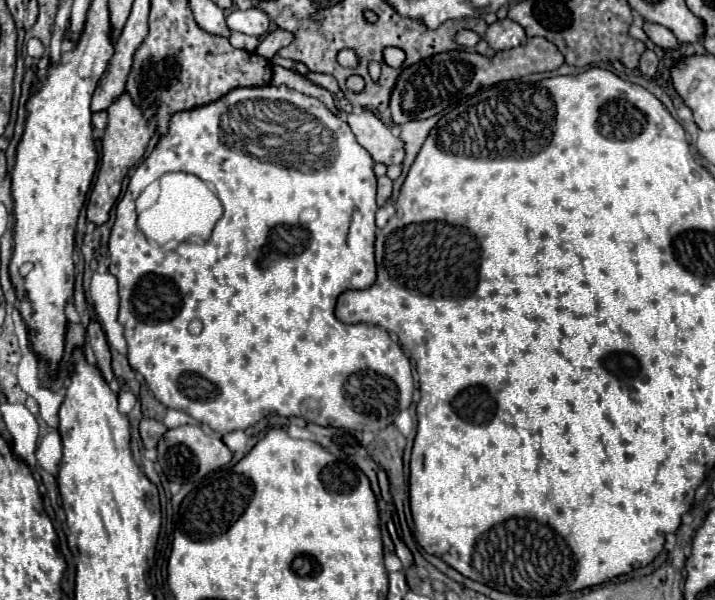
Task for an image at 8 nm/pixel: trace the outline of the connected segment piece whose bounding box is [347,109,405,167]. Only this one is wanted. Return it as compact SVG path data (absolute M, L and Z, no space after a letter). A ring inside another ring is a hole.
M353 111L347 115L347 125L351 127L355 139L371 153L373 161L383 165L395 165L403 161L405 149L403 141L391 133L391 129L379 121L371 111Z

